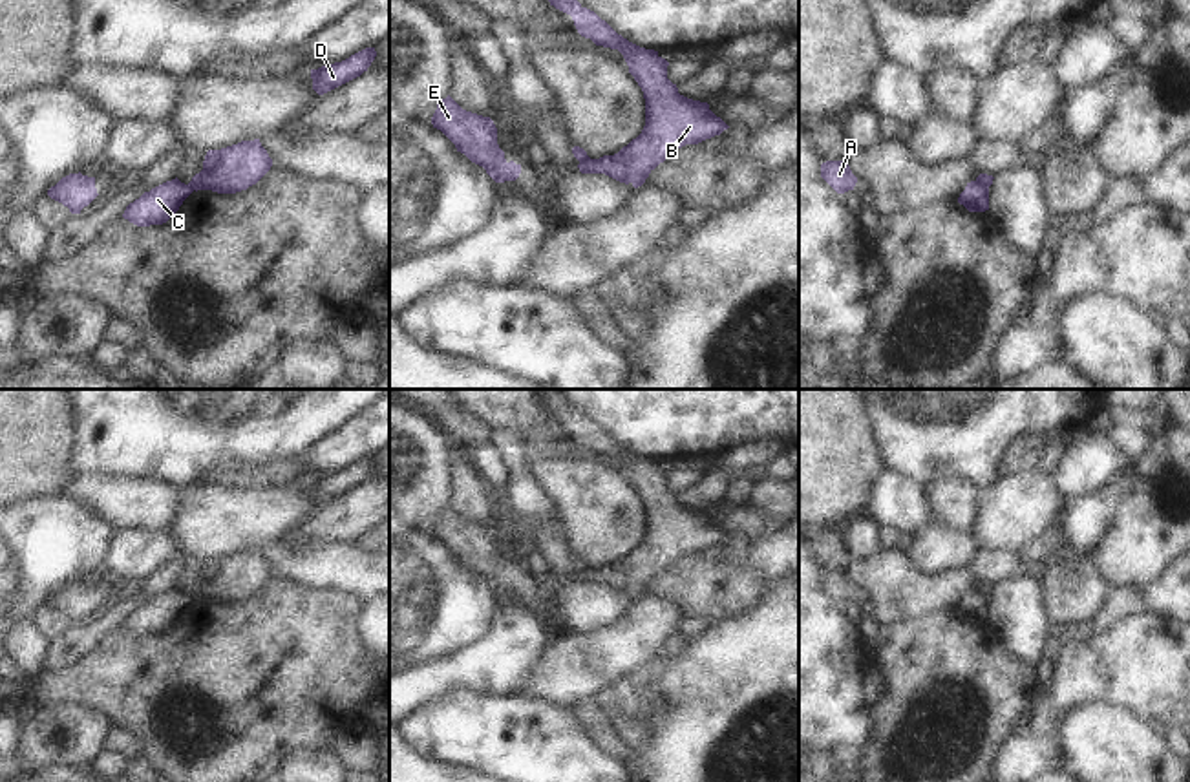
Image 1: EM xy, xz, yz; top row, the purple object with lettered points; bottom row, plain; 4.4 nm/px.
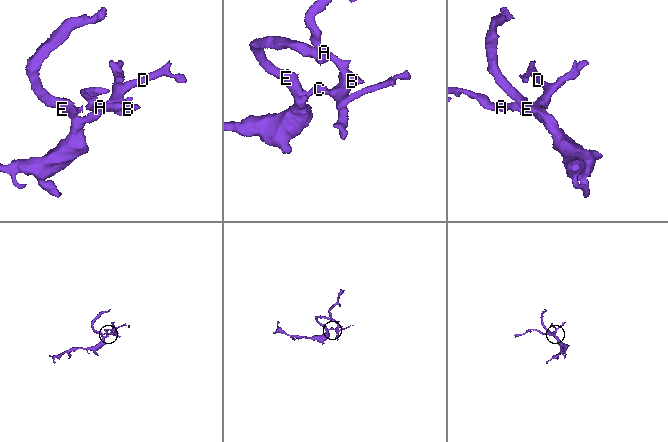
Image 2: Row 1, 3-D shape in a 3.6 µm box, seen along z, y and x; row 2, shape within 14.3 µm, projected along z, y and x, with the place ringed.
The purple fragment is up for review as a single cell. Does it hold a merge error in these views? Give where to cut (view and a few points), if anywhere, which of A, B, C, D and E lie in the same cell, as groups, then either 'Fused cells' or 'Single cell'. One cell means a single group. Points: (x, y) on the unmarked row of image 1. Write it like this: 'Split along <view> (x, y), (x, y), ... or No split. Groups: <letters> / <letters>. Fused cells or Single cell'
Split along xy (187, 594), (192, 600). Groups: A B D / C E. Fused cells.

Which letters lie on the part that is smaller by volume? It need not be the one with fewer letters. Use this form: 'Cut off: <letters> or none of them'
Cut off: A, B, D

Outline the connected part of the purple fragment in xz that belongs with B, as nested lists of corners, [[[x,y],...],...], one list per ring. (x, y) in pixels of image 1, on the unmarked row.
[[[537,389],[550,415],[572,426],[578,442],[596,455],[618,459],[643,501],[645,535],[642,543],[614,565],[587,566],[578,574],[581,583],[605,583],[620,592],[642,596],[649,583],[673,561],[720,544],[729,535],[707,512],[678,502],[667,488],[669,471],[654,459],[640,457],[618,444],[594,420],[583,417],[561,389]]]

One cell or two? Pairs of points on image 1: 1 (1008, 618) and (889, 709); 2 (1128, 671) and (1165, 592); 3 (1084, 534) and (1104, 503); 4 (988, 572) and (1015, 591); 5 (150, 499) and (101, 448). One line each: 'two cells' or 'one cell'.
1: two cells
2: two cells
3: one cell
4: two cells
5: two cells

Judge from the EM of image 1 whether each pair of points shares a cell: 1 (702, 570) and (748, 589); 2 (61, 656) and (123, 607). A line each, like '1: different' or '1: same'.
1: same
2: same

